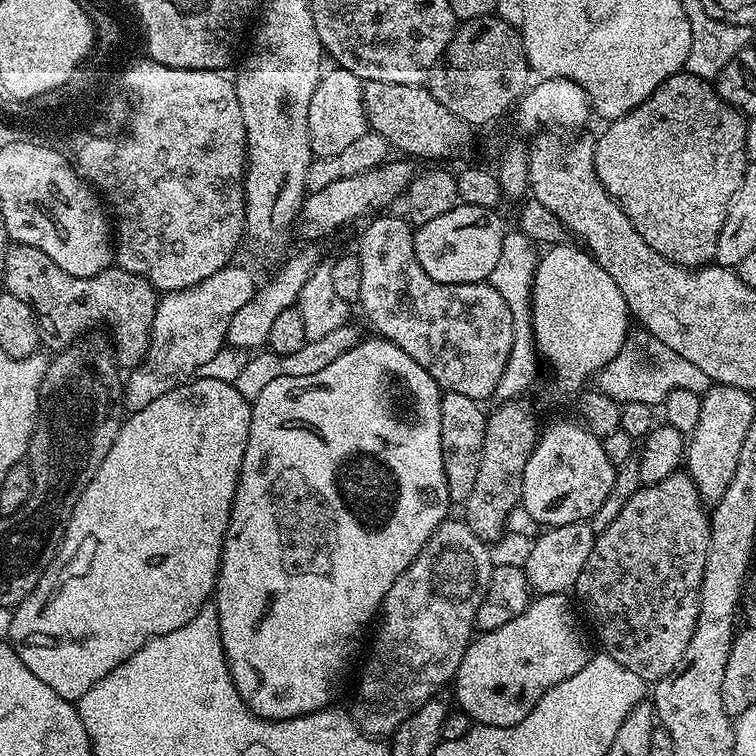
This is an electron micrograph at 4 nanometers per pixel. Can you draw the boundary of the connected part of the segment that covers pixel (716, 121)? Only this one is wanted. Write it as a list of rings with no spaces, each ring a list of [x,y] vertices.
[[[681,70],[670,78],[666,78],[666,82],[662,82],[662,86],[658,86],[658,90],[654,90],[654,94],[650,94],[650,98],[646,98],[637,108],[630,110],[624,116],[611,121],[607,127],[608,129],[601,134],[600,140],[598,136],[595,141],[594,170],[598,174],[602,186],[615,198],[618,206],[622,206],[626,218],[630,218],[630,222],[634,222],[634,230],[638,230],[638,234],[642,234],[642,238],[646,238],[646,246],[650,246],[658,254],[662,254],[662,258],[675,264],[681,264],[683,268],[699,268],[715,261],[718,230],[722,230],[722,222],[726,222],[726,210],[730,206],[730,198],[734,198],[734,190],[738,190],[738,186],[742,186],[742,178],[750,163],[746,154],[748,120],[744,113],[736,108],[731,108],[716,93],[715,87],[707,79]]]

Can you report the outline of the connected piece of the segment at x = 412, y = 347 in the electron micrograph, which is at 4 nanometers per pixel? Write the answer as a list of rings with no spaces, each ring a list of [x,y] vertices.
[[[388,214],[377,215],[363,225],[364,233],[360,236],[358,249],[362,262],[362,294],[358,308],[364,311],[365,318],[380,331],[377,333],[383,339],[410,354],[410,358],[414,358],[414,362],[418,362],[418,366],[422,366],[422,370],[426,370],[426,374],[430,374],[430,378],[434,378],[441,389],[466,394],[481,402],[487,401],[487,396],[491,397],[495,393],[506,370],[516,333],[517,321],[510,318],[510,306],[506,306],[506,298],[502,298],[502,294],[498,294],[498,290],[494,290],[494,286],[487,282],[434,282],[434,278],[422,270],[414,254],[413,225],[403,215],[384,215]]]

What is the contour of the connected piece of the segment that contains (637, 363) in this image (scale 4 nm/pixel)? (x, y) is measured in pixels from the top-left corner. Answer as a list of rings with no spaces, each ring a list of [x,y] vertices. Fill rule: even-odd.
[[[663,346],[655,347],[652,360],[646,360],[636,349],[629,347],[620,351],[604,368],[597,373],[597,389],[614,398],[621,404],[626,402],[646,402],[654,407],[663,405],[669,394],[678,389],[690,390],[703,394],[711,387],[709,376],[699,370],[694,362],[689,362]]]

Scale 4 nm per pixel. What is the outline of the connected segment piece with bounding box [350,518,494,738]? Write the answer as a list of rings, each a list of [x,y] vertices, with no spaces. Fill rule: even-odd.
[[[445,519],[430,534],[426,546],[418,550],[414,562],[406,566],[384,599],[380,629],[372,640],[350,707],[352,719],[370,737],[391,737],[406,718],[447,684],[449,687],[474,639],[478,606],[488,592],[494,559],[488,553],[489,545],[463,519],[452,519]]]

